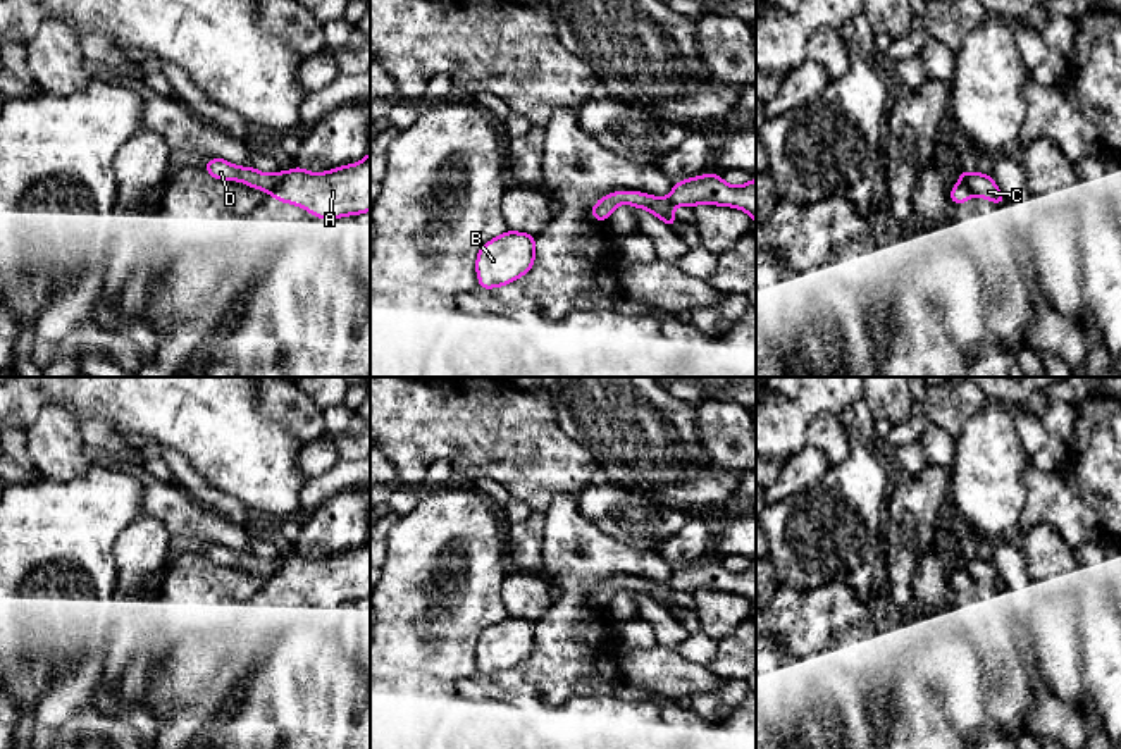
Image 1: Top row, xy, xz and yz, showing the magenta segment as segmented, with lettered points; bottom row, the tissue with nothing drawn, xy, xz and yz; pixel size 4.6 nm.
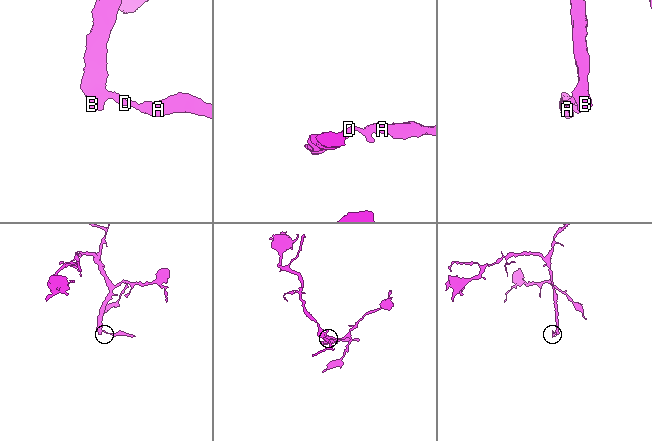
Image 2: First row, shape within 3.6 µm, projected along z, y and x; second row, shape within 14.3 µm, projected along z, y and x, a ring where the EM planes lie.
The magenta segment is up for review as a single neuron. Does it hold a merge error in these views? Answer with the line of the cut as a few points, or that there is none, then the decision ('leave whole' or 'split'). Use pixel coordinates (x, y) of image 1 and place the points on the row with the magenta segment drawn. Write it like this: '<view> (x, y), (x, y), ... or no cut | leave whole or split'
xy (284, 173), (284, 178), (269, 193) | split

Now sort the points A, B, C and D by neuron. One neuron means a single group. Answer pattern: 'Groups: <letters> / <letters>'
Groups: A / B C D

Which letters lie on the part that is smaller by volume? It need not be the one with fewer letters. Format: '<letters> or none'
A

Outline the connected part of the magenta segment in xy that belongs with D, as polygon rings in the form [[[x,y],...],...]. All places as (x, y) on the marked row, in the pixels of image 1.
[[[214,157],[208,164],[201,165],[212,177],[219,181],[241,181],[250,188],[272,193],[284,179],[284,172],[263,174],[255,167],[238,167],[224,158]]]

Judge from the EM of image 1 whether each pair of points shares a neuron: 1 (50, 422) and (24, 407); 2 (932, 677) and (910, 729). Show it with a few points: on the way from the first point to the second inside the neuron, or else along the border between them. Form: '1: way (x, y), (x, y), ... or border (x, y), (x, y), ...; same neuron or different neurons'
1: border (71, 412), (61, 407), (45, 407), (26, 429); different neurons
2: way (932, 689), (932, 706), (922, 717); same neuron

